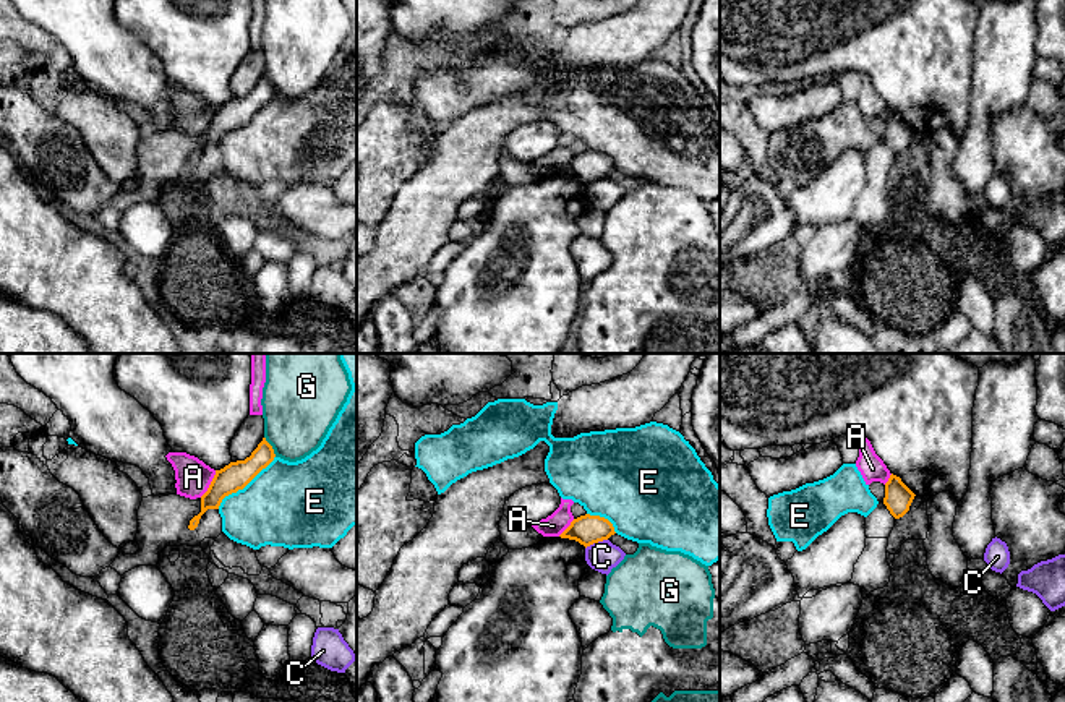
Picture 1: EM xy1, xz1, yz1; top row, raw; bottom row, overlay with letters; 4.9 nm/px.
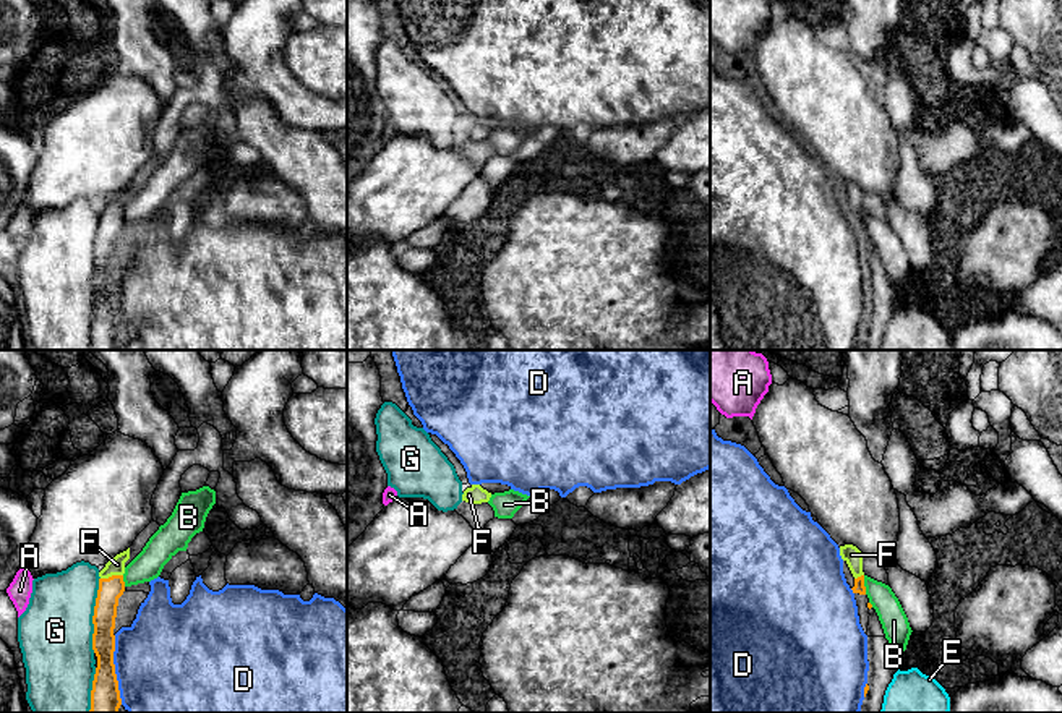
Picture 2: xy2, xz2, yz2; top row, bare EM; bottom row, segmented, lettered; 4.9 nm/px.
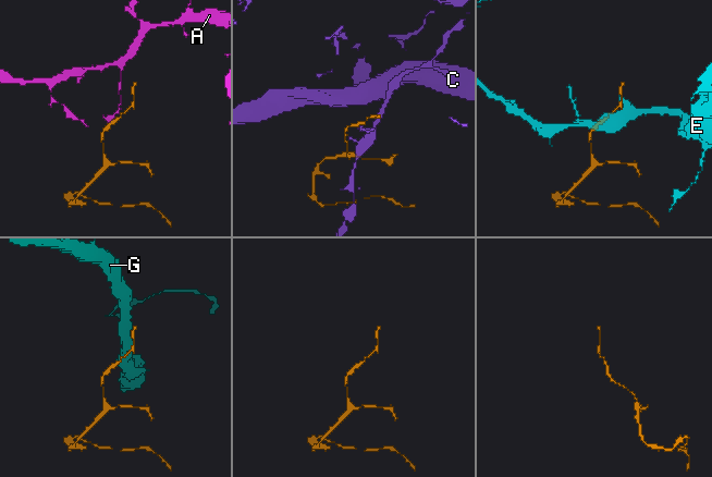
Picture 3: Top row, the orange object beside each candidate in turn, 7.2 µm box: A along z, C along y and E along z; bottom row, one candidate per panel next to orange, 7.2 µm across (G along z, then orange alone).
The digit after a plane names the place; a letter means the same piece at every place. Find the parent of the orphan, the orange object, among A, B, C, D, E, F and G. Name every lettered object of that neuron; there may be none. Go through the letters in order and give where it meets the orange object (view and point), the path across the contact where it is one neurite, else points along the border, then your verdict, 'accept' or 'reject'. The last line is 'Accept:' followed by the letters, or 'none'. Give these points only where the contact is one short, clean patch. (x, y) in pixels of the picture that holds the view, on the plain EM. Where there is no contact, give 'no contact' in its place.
A: meets orange in xy1 at (211, 120); border along xy1 (216, 107), (209, 124), (200, 133); reject
B: meets orange in yz2 at (863, 222); reject
C: meets orange in xz1 at (595, 179); border along xz1 (607, 175), (585, 185); reject
D: meets orange in xy2 at (114, 307); reject
E: meets orange in xy1 at (245, 122); reject
F: meets orange in xy2 at (112, 213); runs through xy2 (111, 226), (112, 213), (117, 201); accept
G: meets orange in xy2 at (94, 251); reject
Accept: F

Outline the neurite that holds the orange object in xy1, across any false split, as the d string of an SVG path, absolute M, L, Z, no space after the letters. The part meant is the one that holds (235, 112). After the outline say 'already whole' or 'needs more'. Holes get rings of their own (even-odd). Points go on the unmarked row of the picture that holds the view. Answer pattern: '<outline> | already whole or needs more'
M263 75L258 84L245 97L230 99L220 107L216 107L216 112L201 133L201 149L190 157L188 165L195 167L199 161L201 152L207 146L219 146L222 136L238 126L243 126L263 105L266 105L276 91L272 83Z | already whole

